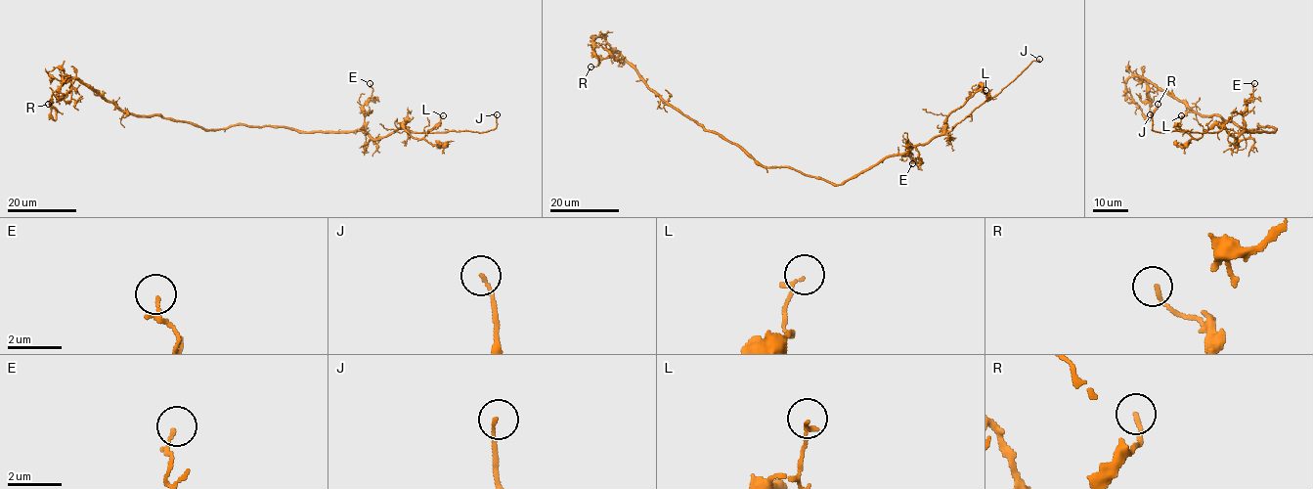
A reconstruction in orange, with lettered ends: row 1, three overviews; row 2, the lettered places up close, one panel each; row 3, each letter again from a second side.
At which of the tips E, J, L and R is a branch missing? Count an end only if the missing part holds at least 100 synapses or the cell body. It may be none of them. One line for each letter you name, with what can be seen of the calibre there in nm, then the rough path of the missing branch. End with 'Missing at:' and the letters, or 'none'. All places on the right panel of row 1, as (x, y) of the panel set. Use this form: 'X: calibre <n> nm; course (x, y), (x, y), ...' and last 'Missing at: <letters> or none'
J: calibre 120 nm; course (1150, 114), (1139, 107), (1160, 116), (1175, 119), (1180, 117)
Missing at: J

